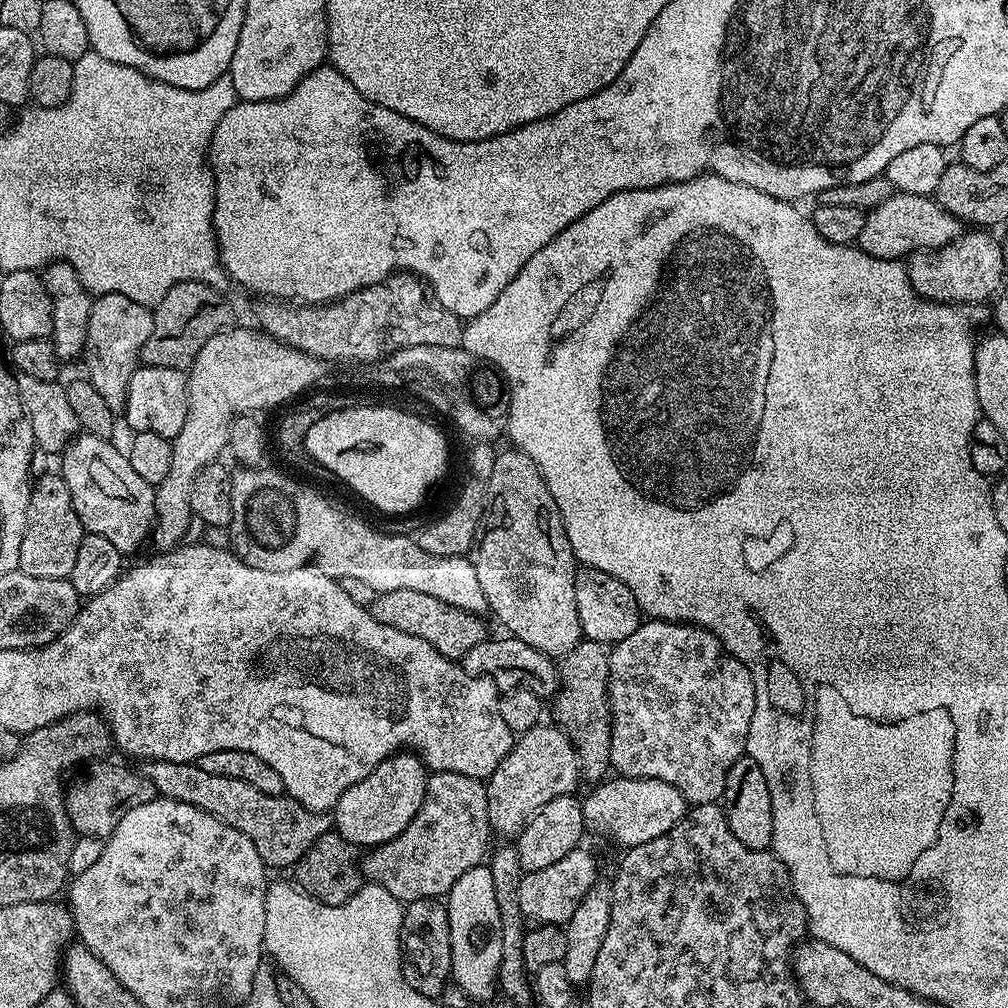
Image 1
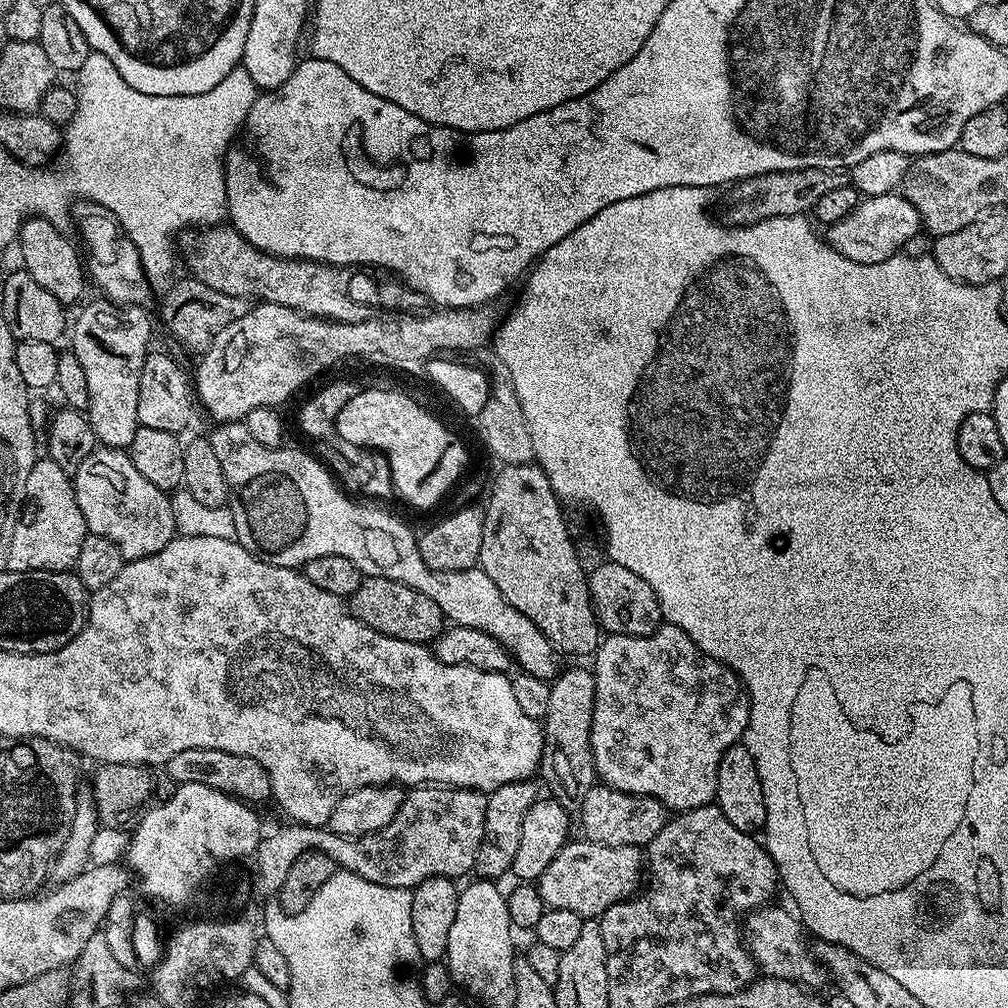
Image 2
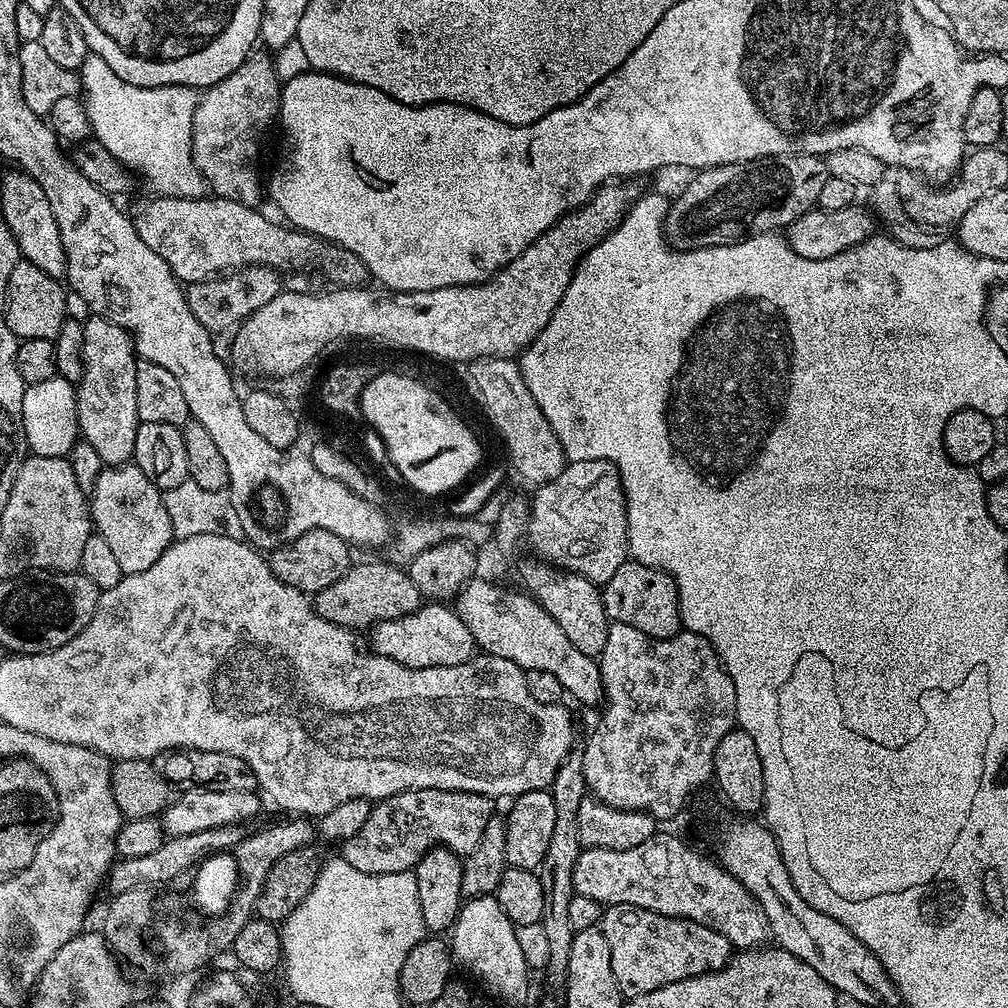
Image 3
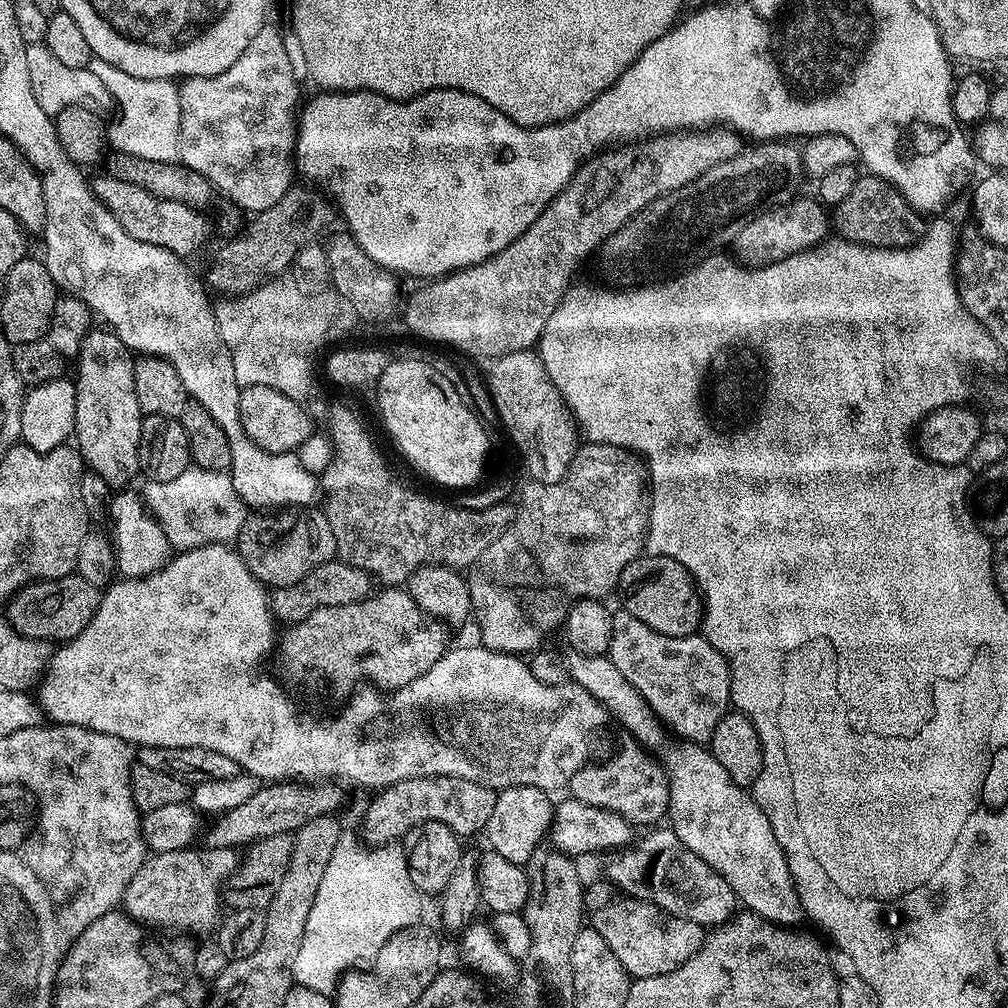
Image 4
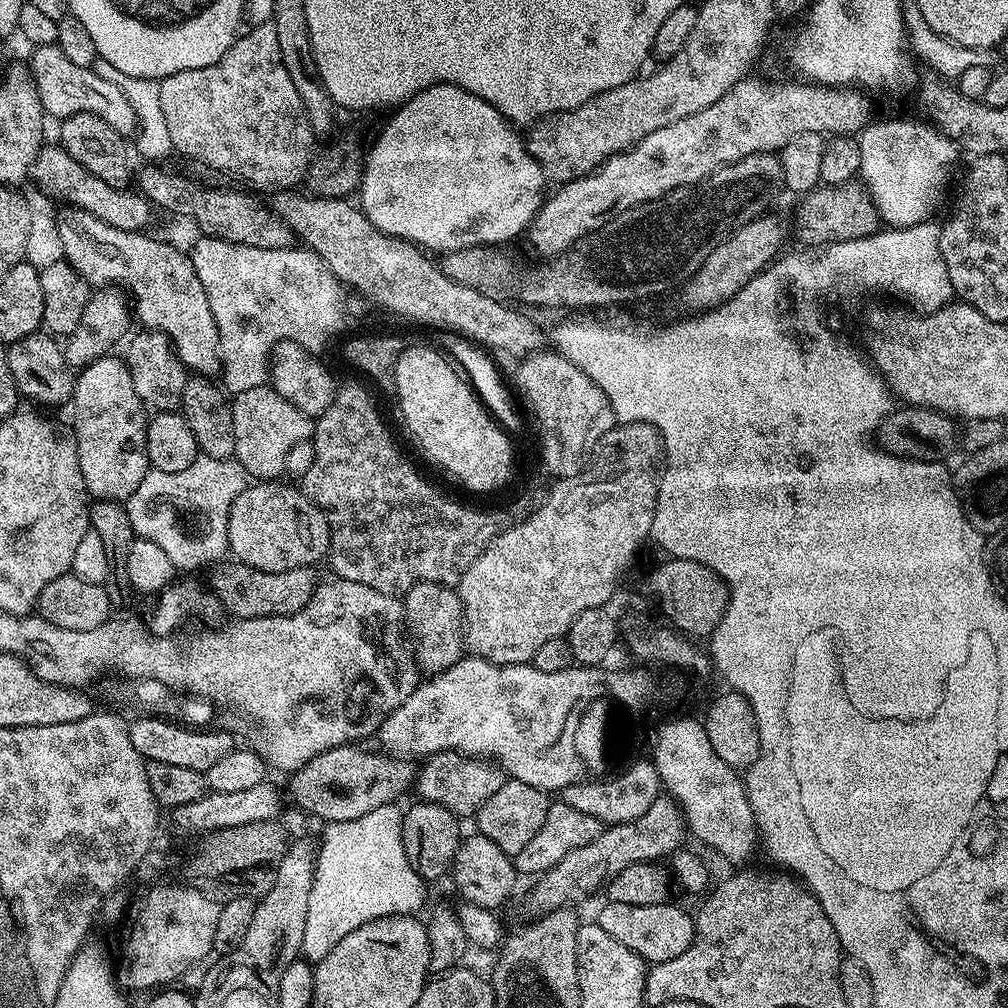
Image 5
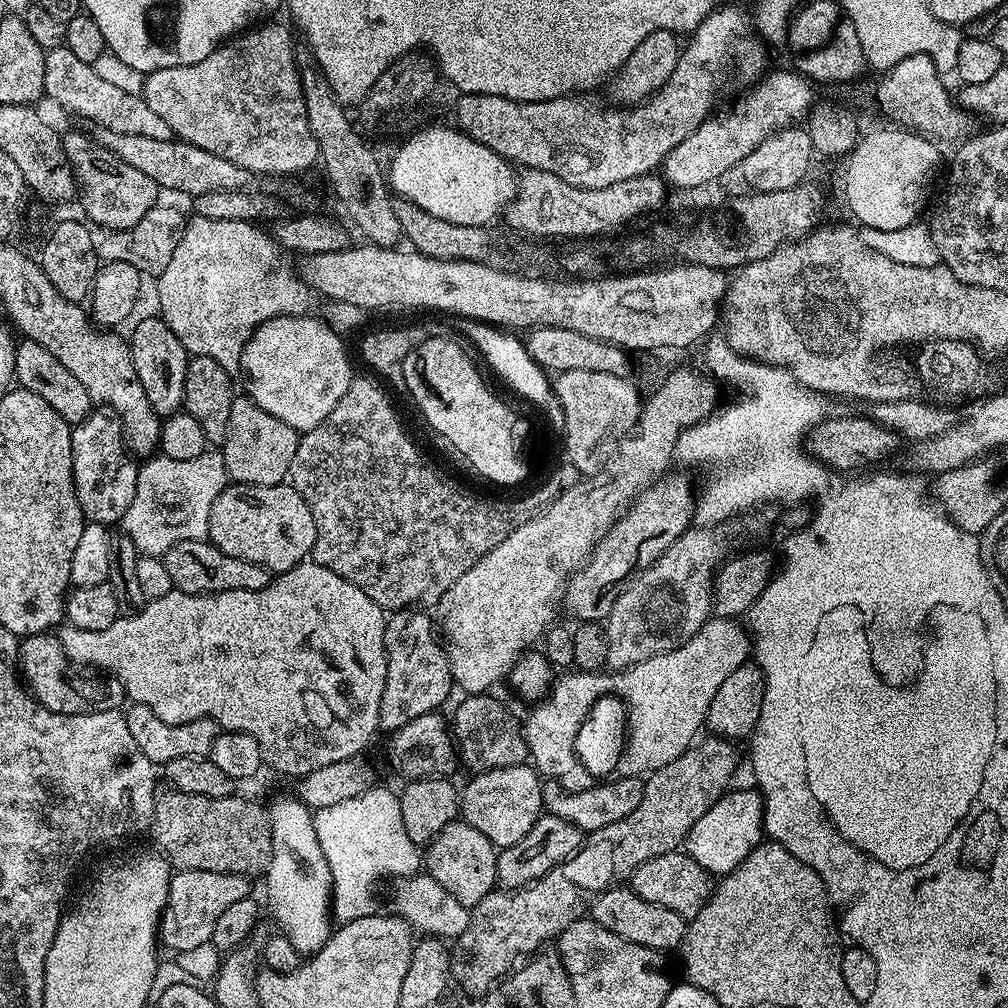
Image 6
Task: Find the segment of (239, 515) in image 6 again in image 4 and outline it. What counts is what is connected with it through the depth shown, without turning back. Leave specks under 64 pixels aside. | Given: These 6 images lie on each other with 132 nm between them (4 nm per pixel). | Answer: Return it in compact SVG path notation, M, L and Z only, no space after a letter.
M293 506L249 515L234 547L250 574L272 590L294 586L310 570L336 556L334 530L330 530L330 522L316 506Z

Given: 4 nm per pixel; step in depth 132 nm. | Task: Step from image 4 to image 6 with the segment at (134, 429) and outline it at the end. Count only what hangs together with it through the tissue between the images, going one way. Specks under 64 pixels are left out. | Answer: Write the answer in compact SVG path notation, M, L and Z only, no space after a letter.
M96 410L73 427L74 490L85 521L105 526L119 525L126 510L130 510L130 502L134 502L137 471L137 461L128 450L124 430L115 415L104 410Z

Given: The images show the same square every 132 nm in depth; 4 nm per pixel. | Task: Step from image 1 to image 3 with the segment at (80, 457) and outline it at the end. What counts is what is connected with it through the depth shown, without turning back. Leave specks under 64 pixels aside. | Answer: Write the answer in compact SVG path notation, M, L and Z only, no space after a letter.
M135 463L108 466L98 474L98 482L94 482L94 490L90 494L90 511L95 535L106 538L125 576L138 574L154 566L154 562L158 562L158 558L162 558L164 551L174 543L170 514L166 514L161 489L156 488L154 482L150 482L150 478L146 478L146 474L142 474Z

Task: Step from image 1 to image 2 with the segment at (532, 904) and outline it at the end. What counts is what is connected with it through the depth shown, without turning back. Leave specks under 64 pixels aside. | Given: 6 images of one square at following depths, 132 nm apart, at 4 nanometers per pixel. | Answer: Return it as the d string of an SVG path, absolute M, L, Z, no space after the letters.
M587 838L573 839L565 844L554 862L540 875L540 897L548 908L574 910L585 918L599 918L605 910L629 899L640 884L642 852L637 846L606 846Z

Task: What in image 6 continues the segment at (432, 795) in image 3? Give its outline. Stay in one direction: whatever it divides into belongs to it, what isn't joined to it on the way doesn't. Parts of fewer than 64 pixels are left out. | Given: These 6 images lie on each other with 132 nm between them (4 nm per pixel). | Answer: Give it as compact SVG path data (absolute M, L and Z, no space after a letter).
M468 694L456 708L456 713L450 716L450 727L456 741L456 751L461 765L469 768L469 773L485 772L495 768L505 768L515 764L525 763L529 759L528 743L524 737L521 721L512 717L512 712L493 694Z

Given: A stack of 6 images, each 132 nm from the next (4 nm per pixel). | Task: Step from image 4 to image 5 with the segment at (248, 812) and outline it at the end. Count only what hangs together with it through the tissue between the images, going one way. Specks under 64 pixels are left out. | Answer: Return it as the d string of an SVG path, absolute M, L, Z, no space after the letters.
M353 742L331 748L318 754L318 758L306 762L306 766L302 766L298 772L291 773L292 796L300 803L302 811L317 816L320 822L348 822L350 818L362 818L362 814L370 814L370 810L378 810L378 806L397 803L401 799L399 796L407 788L409 791L413 787L418 772L415 767L411 768L408 765L407 759L384 750L367 752L360 747L364 746Z

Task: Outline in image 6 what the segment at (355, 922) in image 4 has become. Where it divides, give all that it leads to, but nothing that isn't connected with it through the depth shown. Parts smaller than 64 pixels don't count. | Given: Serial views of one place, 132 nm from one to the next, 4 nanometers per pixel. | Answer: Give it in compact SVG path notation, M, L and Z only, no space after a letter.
M373 786L352 800L334 802L334 806L315 809L313 815L314 830L318 834L318 842L329 862L332 875L331 915L340 924L349 924L358 918L366 918L377 911L376 883L383 876L407 878L415 876L422 868L422 852L414 842L410 842L410 834L406 834L406 825L402 822L402 806L400 797L388 788Z

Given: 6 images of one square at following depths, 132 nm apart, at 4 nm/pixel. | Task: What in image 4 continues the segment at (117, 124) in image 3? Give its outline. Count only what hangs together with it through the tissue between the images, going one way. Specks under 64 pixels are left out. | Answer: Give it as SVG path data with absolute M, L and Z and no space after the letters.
M93 58L87 66L110 90L115 107L120 108L120 125L107 129L108 143L117 152L154 158L154 162L173 162L180 155L180 89L171 80L134 78L110 62Z

